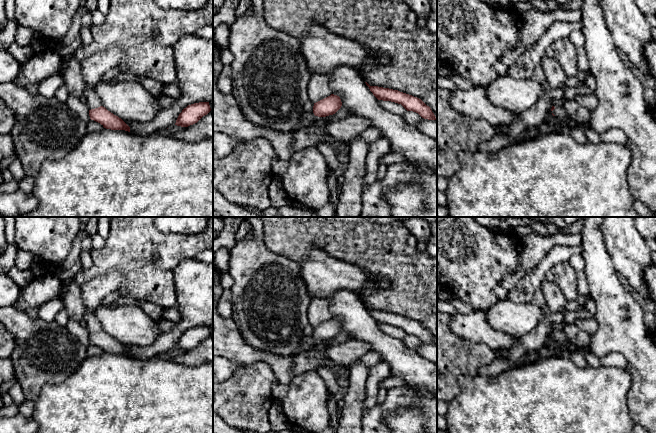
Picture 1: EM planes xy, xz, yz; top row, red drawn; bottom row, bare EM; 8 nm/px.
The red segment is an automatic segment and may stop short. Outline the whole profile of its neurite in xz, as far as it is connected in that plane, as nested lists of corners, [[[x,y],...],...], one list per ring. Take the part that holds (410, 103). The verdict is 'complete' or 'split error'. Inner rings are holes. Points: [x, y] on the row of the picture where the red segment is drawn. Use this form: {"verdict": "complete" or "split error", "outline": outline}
{"verdict": "complete", "outline": [[[367,82],[366,85],[378,100],[391,101],[401,104],[407,111],[418,113],[422,118],[428,120],[436,120],[431,108],[427,106],[421,99],[412,95],[378,86],[370,86]]]}

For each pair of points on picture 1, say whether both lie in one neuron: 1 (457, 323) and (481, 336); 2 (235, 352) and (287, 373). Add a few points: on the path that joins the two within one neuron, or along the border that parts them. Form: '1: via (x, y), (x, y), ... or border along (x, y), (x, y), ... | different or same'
1: via (463, 323), (475, 330) | same
2: via (248, 355), (267, 357), (274, 361) | same

